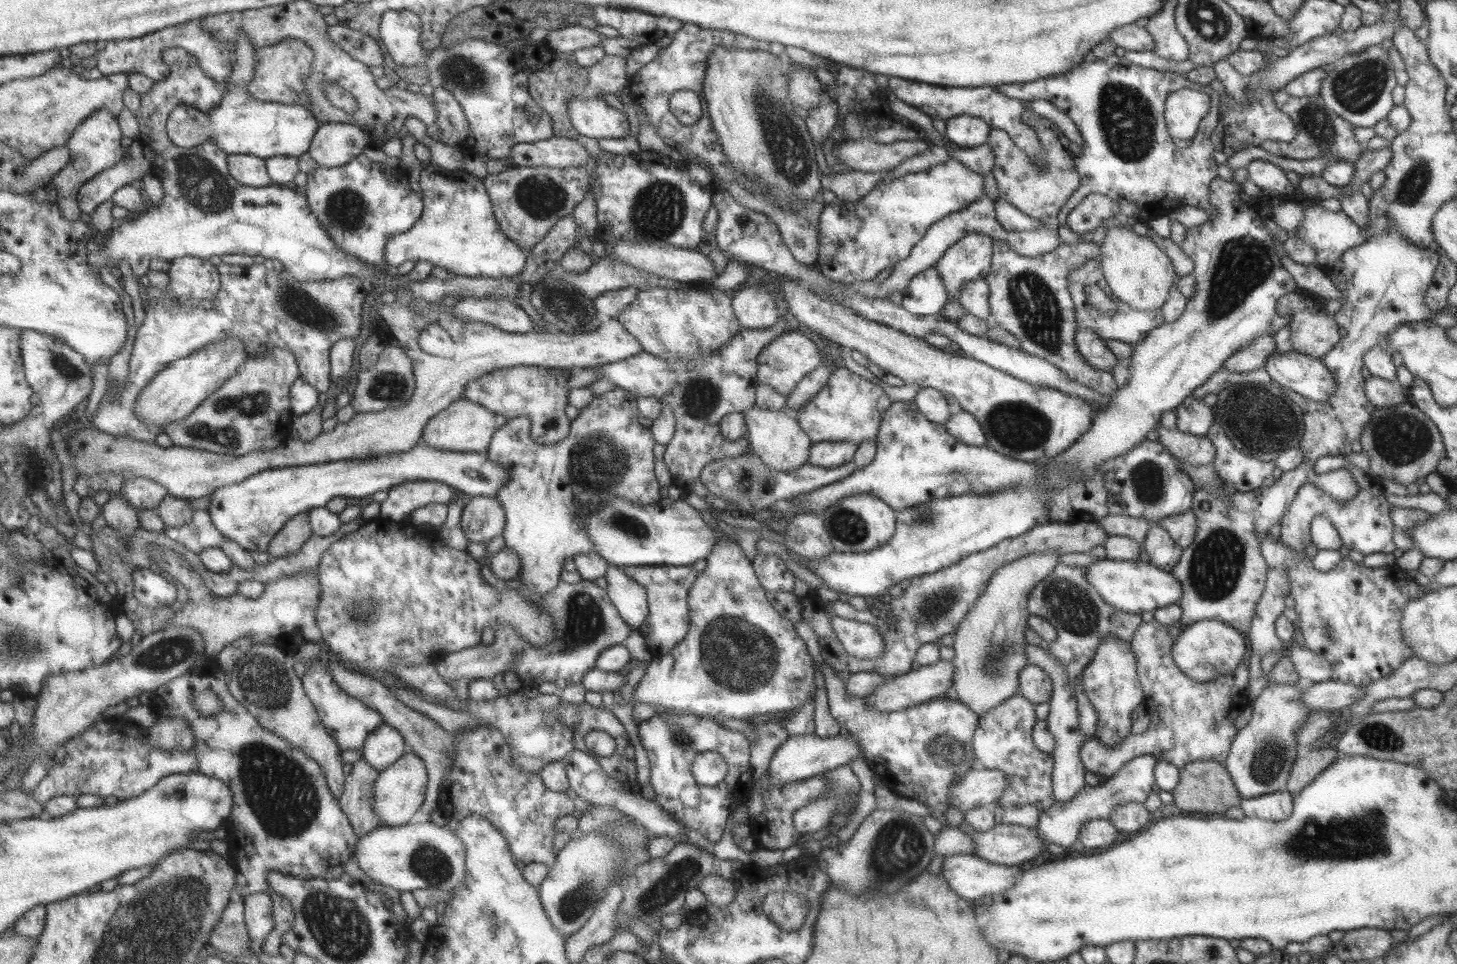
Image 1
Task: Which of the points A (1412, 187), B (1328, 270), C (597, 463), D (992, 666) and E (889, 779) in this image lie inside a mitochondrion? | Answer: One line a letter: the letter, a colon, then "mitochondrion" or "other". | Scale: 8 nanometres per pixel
A: mitochondrion
B: other
C: mitochondrion
D: mitochondrion
E: other

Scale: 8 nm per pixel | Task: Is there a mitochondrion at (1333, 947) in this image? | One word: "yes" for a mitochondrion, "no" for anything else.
no

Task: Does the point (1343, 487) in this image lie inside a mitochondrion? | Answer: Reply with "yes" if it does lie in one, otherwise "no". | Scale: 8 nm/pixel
no

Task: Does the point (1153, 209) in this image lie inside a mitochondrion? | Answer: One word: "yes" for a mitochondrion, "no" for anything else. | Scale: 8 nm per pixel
no

